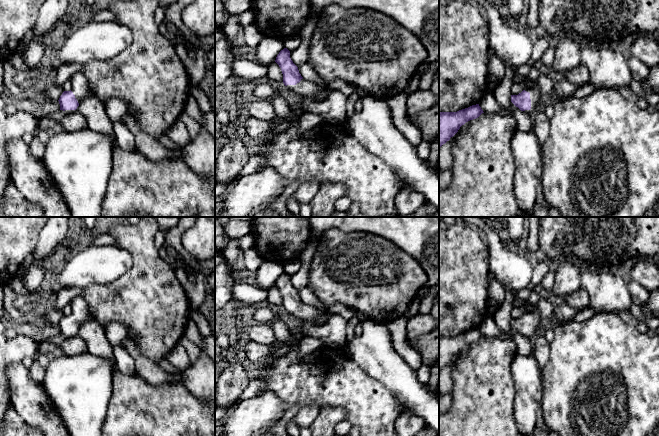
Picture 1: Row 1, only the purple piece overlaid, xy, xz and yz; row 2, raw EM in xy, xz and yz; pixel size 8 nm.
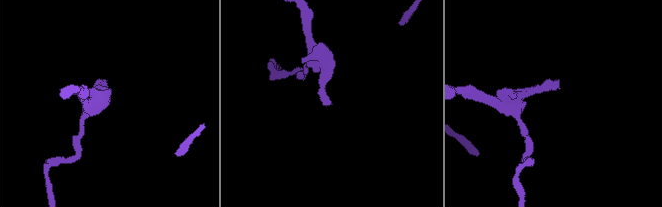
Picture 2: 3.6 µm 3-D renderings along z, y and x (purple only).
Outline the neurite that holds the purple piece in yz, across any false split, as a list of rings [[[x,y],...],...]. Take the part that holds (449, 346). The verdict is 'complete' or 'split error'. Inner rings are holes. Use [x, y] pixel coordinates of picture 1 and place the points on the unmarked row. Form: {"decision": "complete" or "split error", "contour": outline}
{"decision": "complete", "contour": [[[479,328],[457,336],[439,336],[439,372],[453,361],[466,346],[478,342],[483,336]]]}

